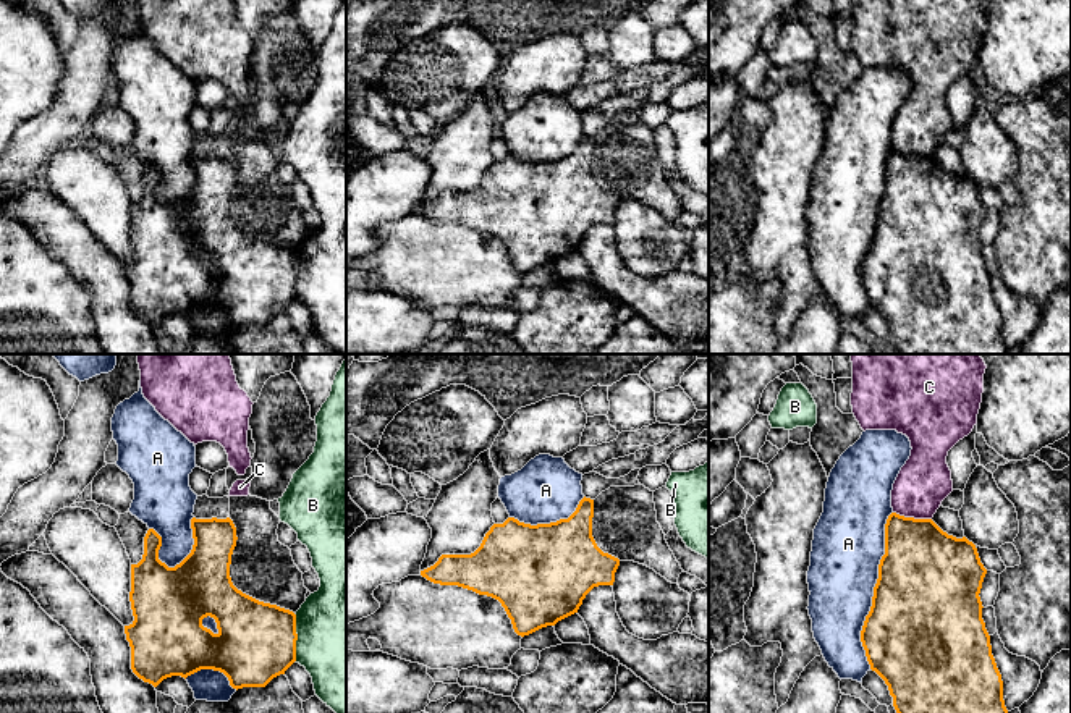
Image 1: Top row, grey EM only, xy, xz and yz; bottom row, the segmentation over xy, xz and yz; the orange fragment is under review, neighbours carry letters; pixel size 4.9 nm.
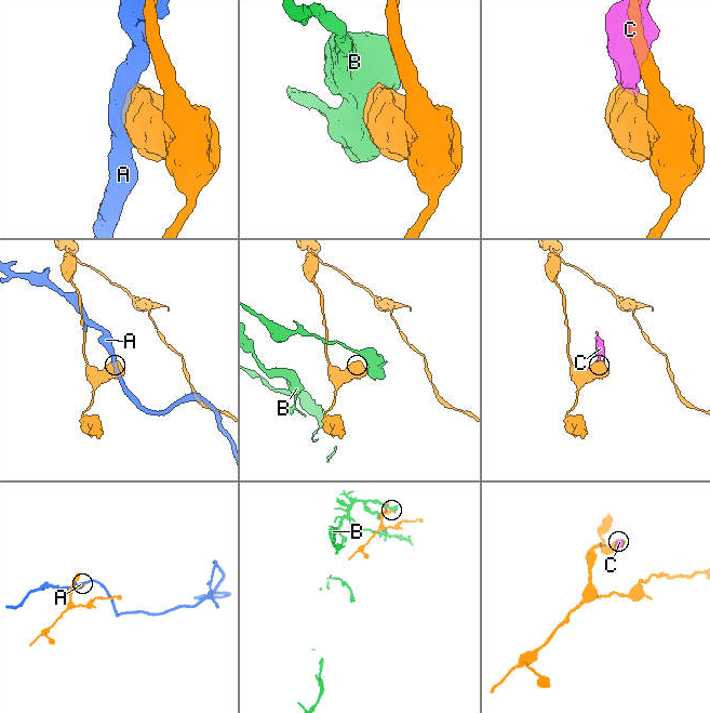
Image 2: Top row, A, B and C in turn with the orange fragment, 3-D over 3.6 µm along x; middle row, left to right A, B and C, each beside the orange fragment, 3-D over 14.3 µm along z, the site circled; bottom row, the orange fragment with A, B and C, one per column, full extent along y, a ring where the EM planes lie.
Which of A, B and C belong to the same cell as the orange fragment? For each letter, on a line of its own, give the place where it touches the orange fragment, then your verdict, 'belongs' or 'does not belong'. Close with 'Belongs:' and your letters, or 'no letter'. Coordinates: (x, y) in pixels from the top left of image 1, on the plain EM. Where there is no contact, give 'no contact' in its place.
A: yz (874, 228) | does not belong
B: xy (296, 275) | does not belong
C: yz (913, 156) | does not belong
Belongs: no letter

